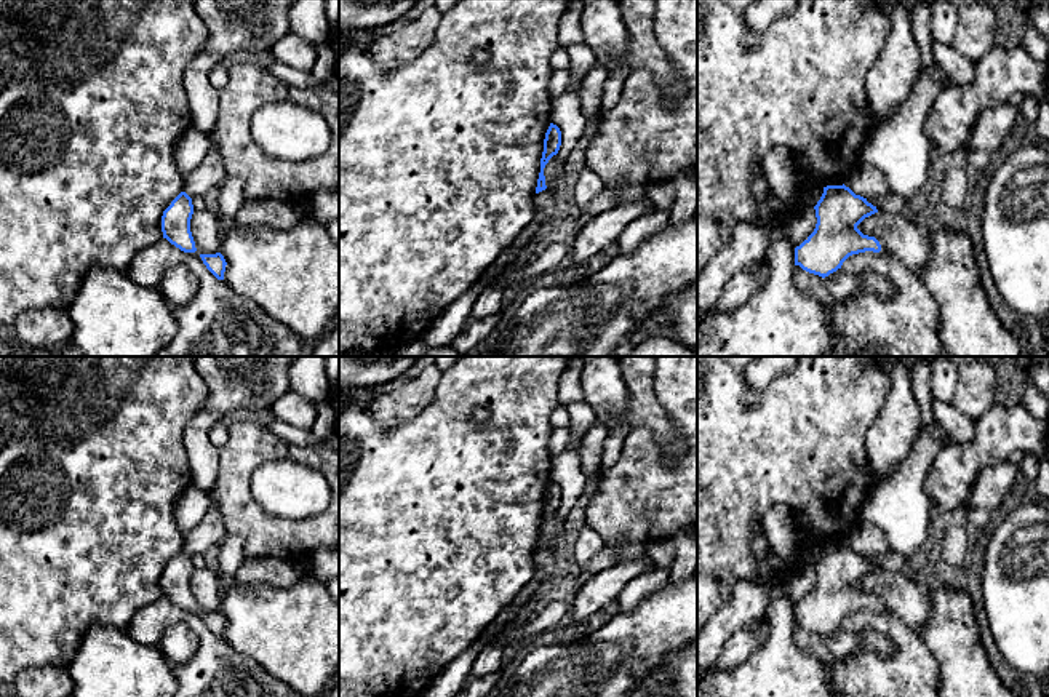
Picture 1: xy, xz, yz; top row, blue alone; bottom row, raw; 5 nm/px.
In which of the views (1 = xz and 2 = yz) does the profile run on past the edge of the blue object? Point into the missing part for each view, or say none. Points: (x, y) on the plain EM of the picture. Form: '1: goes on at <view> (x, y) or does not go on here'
1: does not go on here
2: does not go on here

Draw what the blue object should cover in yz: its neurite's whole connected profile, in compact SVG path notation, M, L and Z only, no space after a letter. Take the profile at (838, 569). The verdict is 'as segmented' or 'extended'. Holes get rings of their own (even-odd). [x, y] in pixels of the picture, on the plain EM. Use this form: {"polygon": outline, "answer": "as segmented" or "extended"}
{"polygon": "M844 542L824 545L814 568L816 587L795 606L795 623L825 636L841 627L852 612L881 609L875 595L864 593L857 587L865 576L878 571L876 564Z", "answer": "as segmented"}

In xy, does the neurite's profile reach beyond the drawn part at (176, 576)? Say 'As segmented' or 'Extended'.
As segmented

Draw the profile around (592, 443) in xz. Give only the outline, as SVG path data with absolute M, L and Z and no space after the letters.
M596 420L582 436L580 467L590 484L596 481L601 470L601 452L606 440L606 425Z

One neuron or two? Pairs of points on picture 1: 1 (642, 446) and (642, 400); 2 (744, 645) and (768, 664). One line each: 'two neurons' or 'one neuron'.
1: two neurons
2: two neurons

